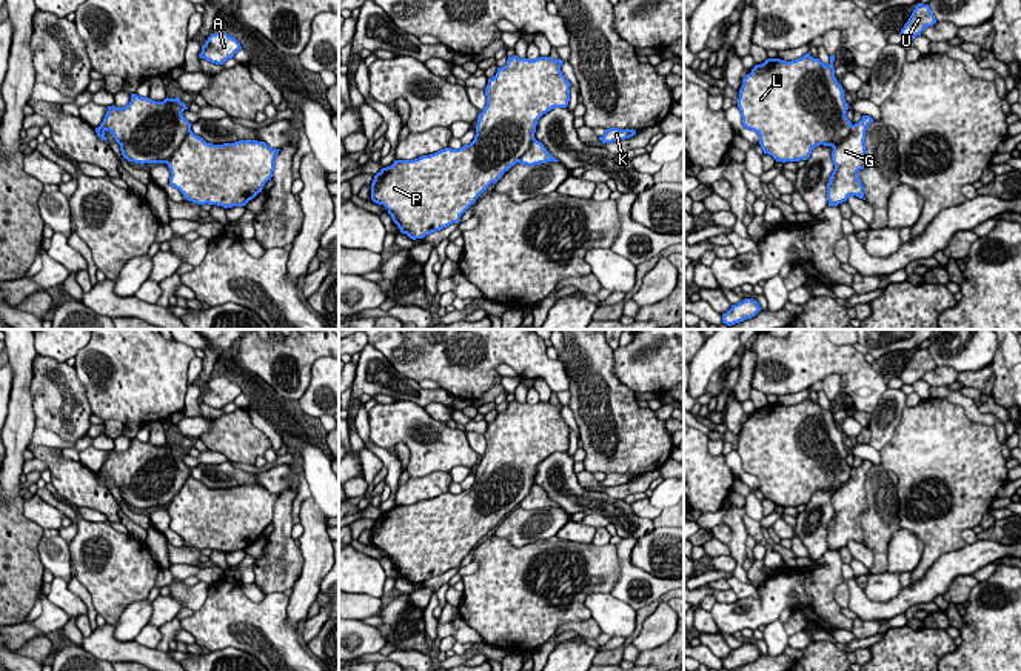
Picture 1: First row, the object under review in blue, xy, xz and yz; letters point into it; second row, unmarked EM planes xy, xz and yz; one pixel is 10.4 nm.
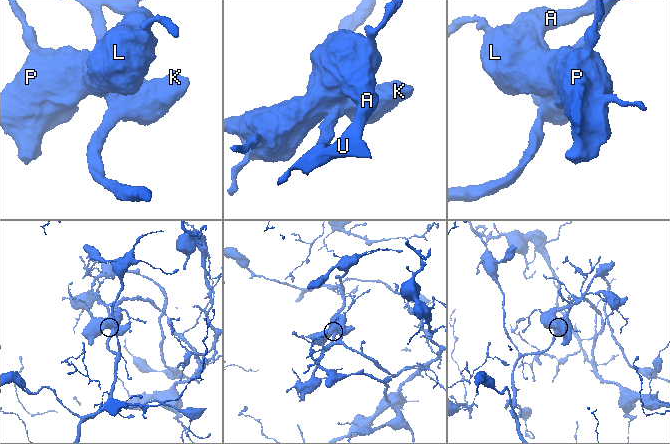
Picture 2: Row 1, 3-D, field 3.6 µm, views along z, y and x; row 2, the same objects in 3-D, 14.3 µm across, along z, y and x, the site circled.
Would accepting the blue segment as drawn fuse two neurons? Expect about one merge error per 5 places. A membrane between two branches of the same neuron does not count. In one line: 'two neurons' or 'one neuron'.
one neuron

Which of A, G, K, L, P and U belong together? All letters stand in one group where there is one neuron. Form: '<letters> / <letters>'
A G K L P U

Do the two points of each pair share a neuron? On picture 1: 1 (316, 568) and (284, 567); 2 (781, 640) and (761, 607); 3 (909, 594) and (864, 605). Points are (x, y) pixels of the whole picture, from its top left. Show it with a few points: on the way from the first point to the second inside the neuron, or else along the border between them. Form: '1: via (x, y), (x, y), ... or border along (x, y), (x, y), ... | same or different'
1: border along (299, 547), (302, 570), (291, 587) | different
2: border along (778, 619), (764, 625) | different
3: via (898, 605), (875, 608) | same

